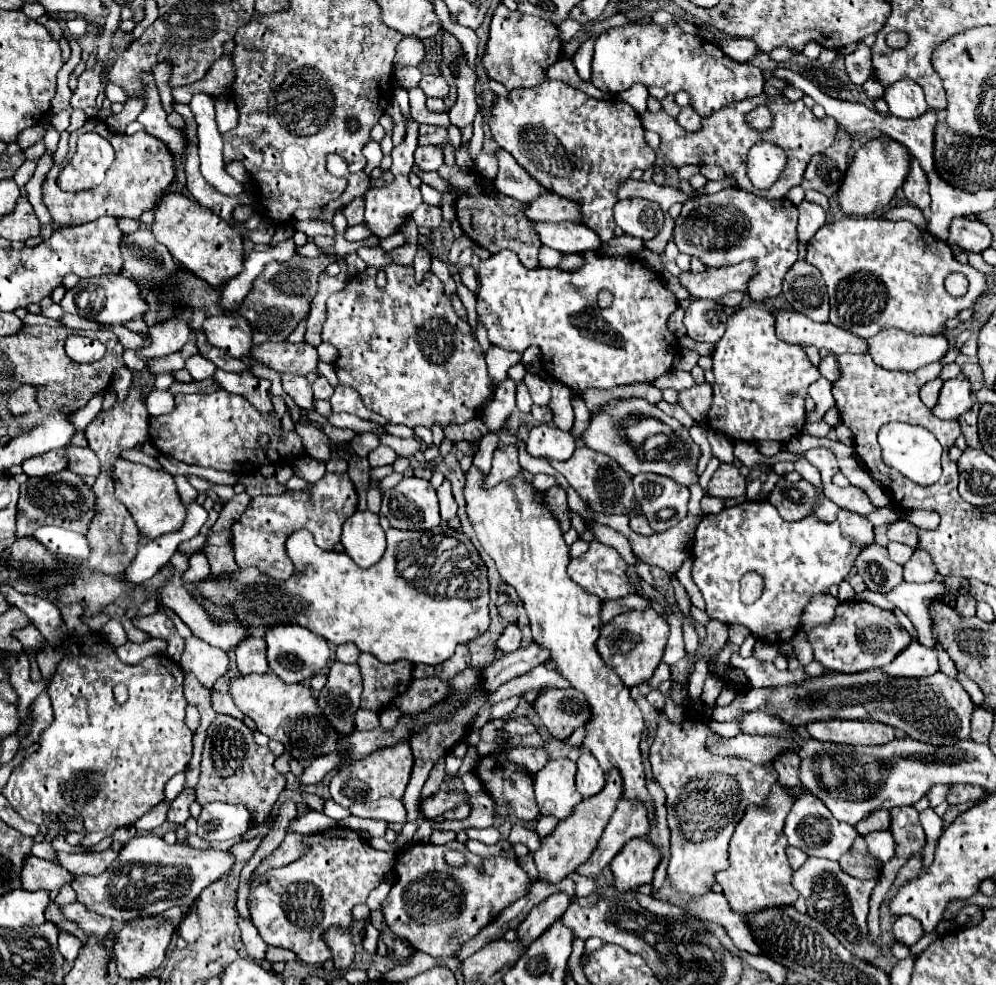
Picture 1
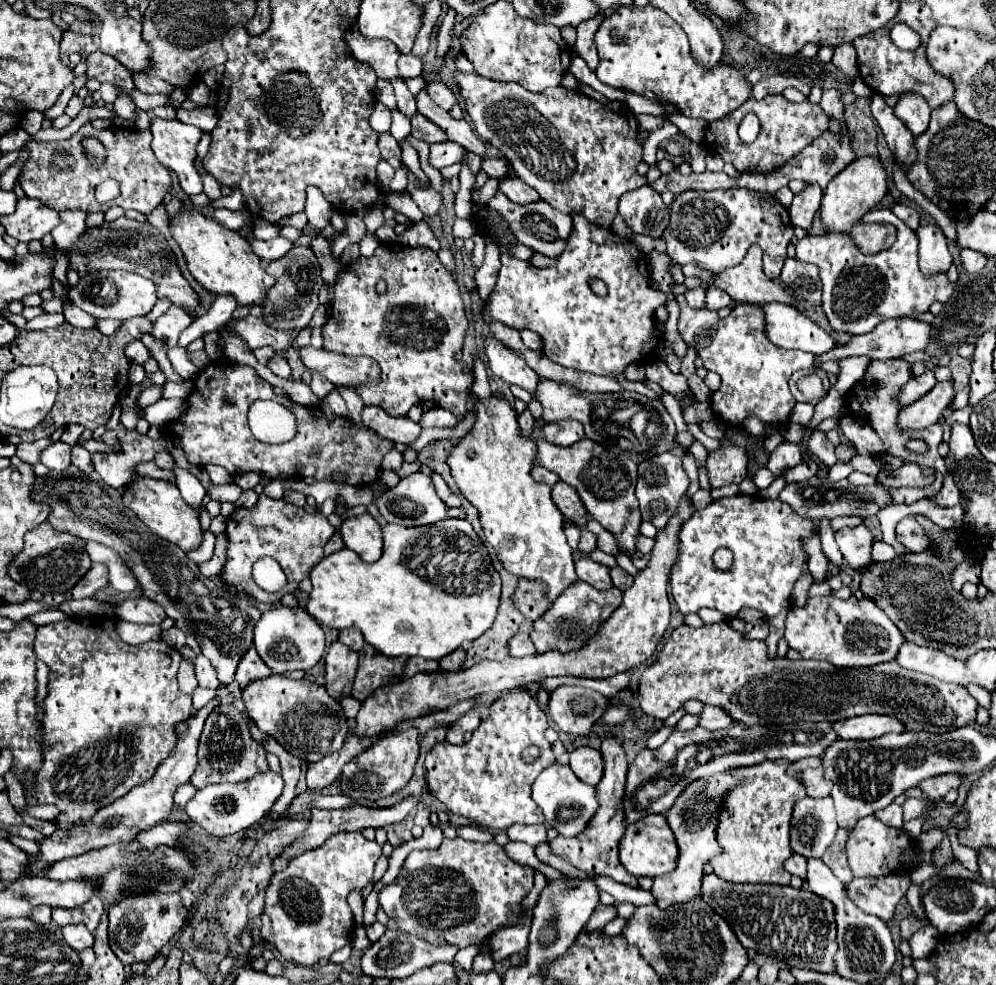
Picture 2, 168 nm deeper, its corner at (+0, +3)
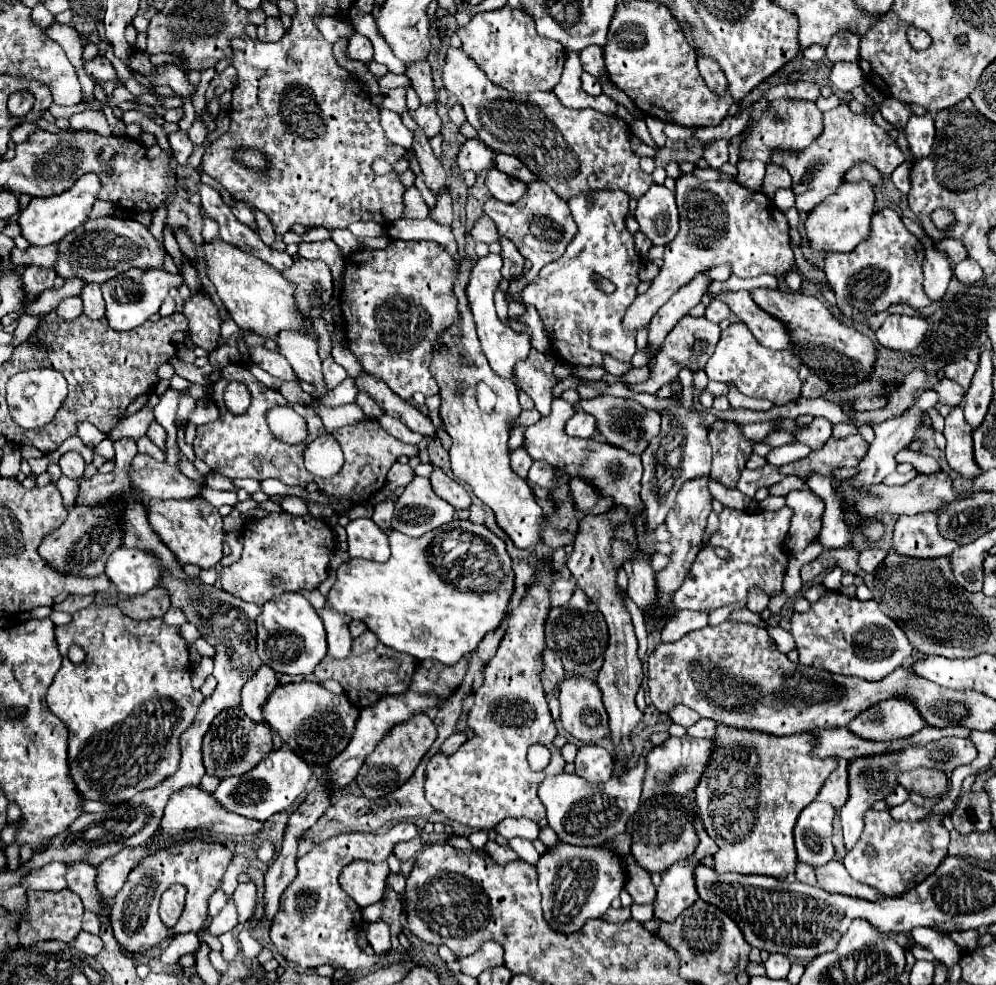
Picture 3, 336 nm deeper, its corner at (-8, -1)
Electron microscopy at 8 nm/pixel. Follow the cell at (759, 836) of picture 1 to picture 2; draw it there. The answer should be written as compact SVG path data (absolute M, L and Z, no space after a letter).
M779 758L729 770L739 782L725 794L725 806L721 806L717 822L717 842L723 852L709 860L719 878L727 882L789 884L791 874L783 868L783 862L793 854L789 846L791 810L797 800L807 796L801 776L787 774L789 764L789 760Z

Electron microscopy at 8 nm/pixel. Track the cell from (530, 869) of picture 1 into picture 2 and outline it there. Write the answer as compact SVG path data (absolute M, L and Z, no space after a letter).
M599 904L599 906L595 908L595 912L591 914L585 930L603 930L603 926L605 926L607 922L611 922L615 916L617 916L617 908L615 908L615 906Z

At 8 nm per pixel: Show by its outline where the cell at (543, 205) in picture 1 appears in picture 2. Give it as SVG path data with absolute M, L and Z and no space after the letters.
M505 176L499 180L499 192L503 192L511 202L517 202L517 204L529 204L529 202L535 202L539 200L539 194L525 186L525 182L521 182L521 178L517 176Z

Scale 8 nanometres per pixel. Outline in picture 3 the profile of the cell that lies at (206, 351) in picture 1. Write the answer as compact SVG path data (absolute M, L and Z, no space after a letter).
M107 216L101 220L85 222L77 230L73 230L73 234L67 234L61 240L61 252L55 272L61 278L81 278L87 282L103 284L129 268L163 268L165 258L165 246L149 232L149 228L131 218Z

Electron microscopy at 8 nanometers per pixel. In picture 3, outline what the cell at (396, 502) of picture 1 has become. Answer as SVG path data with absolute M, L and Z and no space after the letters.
M415 476L395 502L391 526L407 536L423 536L455 516L455 508L439 498L429 478Z

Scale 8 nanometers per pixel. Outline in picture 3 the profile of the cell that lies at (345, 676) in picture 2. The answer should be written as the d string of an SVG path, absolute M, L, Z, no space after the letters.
M329 608L319 610L319 616L323 618L325 630L327 630L327 644L329 644L329 656L331 658L347 658L351 654L353 636L349 634L349 624L343 616L337 612L331 612Z

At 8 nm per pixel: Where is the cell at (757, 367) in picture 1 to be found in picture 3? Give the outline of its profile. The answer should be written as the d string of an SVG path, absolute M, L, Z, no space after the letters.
M733 322L729 328L725 328L721 332L721 340L719 340L713 356L709 358L705 372L711 380L733 382L737 386L737 390L745 396L765 398L765 400L771 400L775 406L783 406L783 404L789 404L799 398L801 364L803 364L803 360L793 350L773 352L773 350L761 346L757 342L757 338L753 338L753 334L745 326L745 322Z

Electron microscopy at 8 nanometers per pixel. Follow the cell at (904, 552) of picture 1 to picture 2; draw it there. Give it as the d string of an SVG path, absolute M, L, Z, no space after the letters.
M875 542L871 554L873 554L873 562L885 562L885 560L893 560L895 558L893 546L889 546L885 542Z

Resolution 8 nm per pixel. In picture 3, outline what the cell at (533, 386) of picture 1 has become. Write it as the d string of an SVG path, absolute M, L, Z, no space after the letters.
M491 254L491 256L485 256L485 258L479 258L471 270L471 278L469 278L469 284L467 284L467 296L469 296L469 308L473 312L473 318L475 318L475 324L477 324L477 334L479 334L479 340L481 340L481 346L483 346L483 352L493 368L493 372L501 378L507 378L511 382L517 384L517 376L515 376L515 364L517 362L523 362L527 360L529 356L529 350L531 350L531 344L529 344L529 334L517 334L515 330L507 328L499 318L497 318L497 312L495 312L495 304L493 304L493 294L495 294L495 288L499 286L499 280L501 280L501 256L499 254Z

